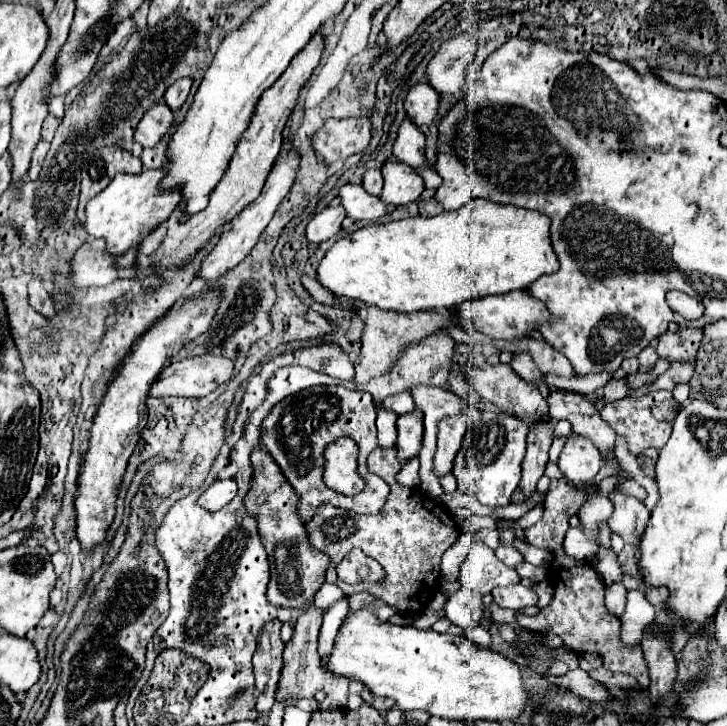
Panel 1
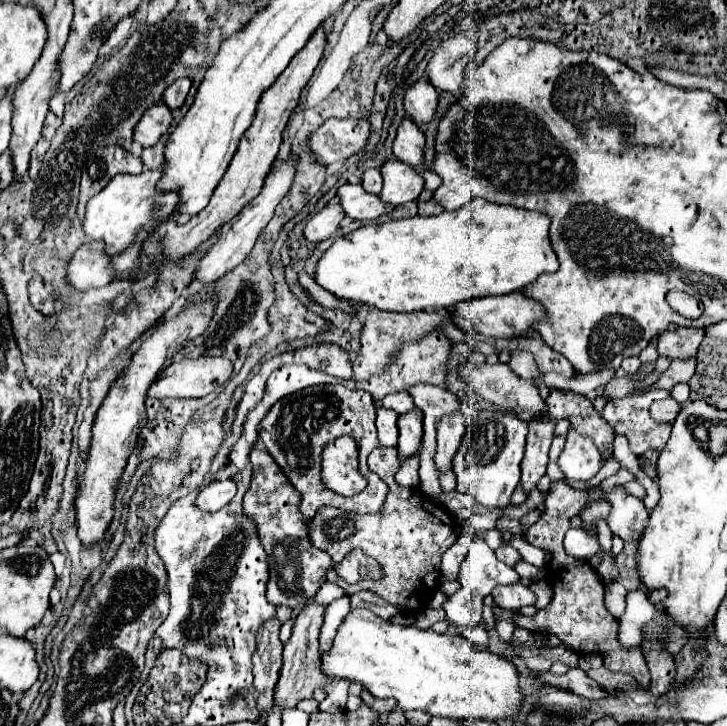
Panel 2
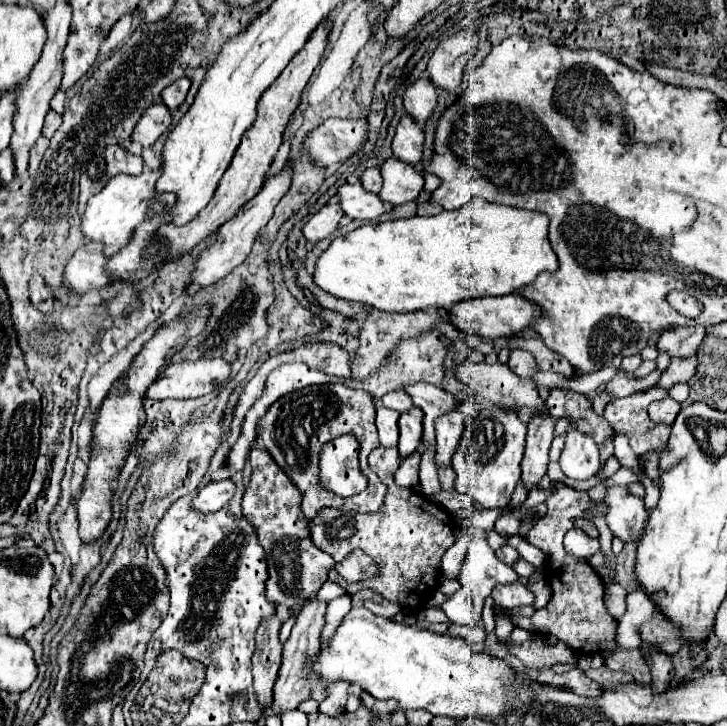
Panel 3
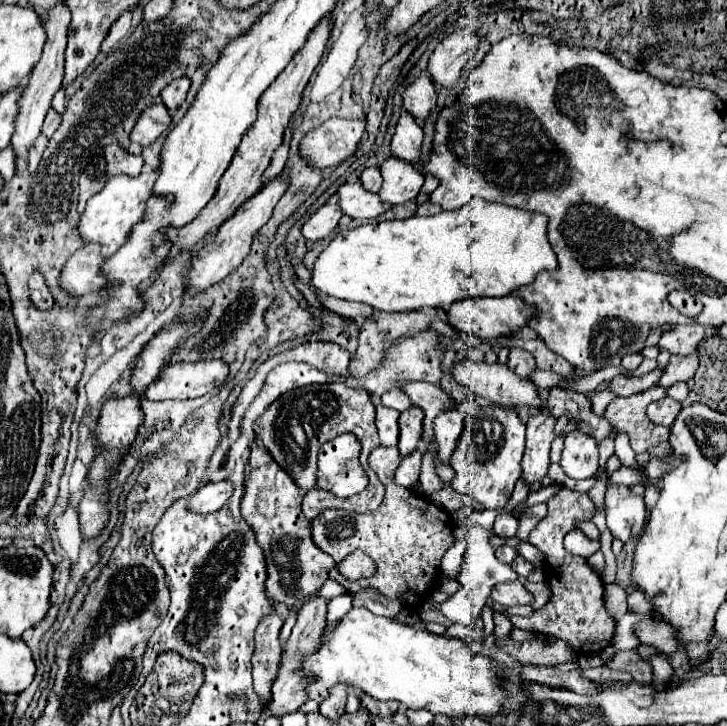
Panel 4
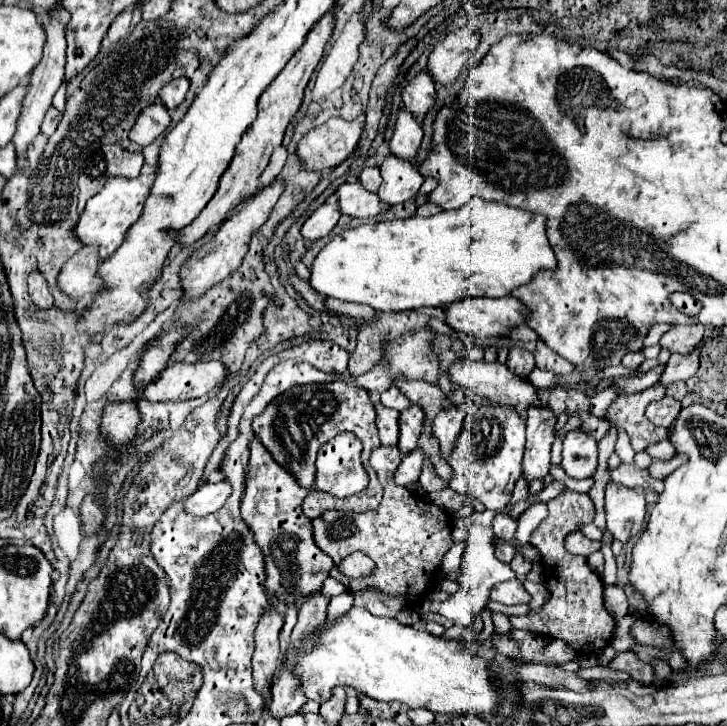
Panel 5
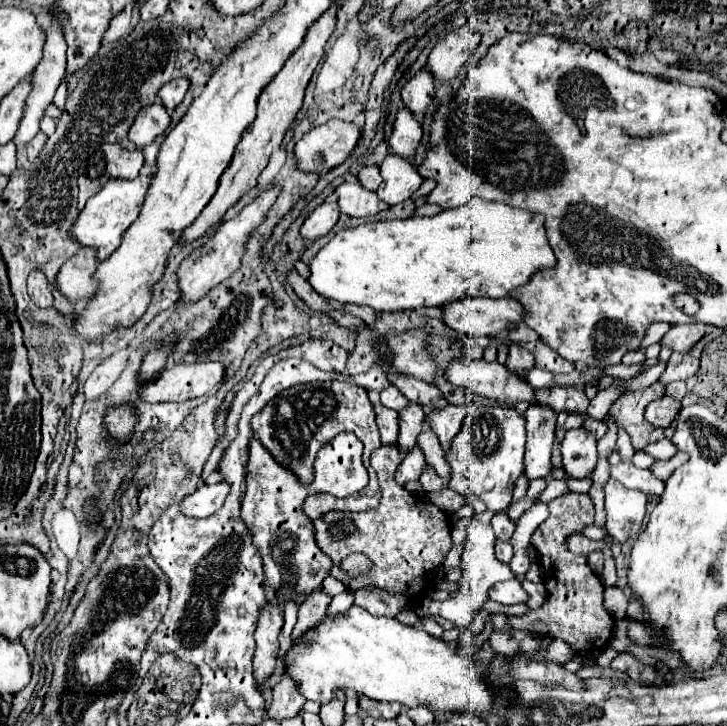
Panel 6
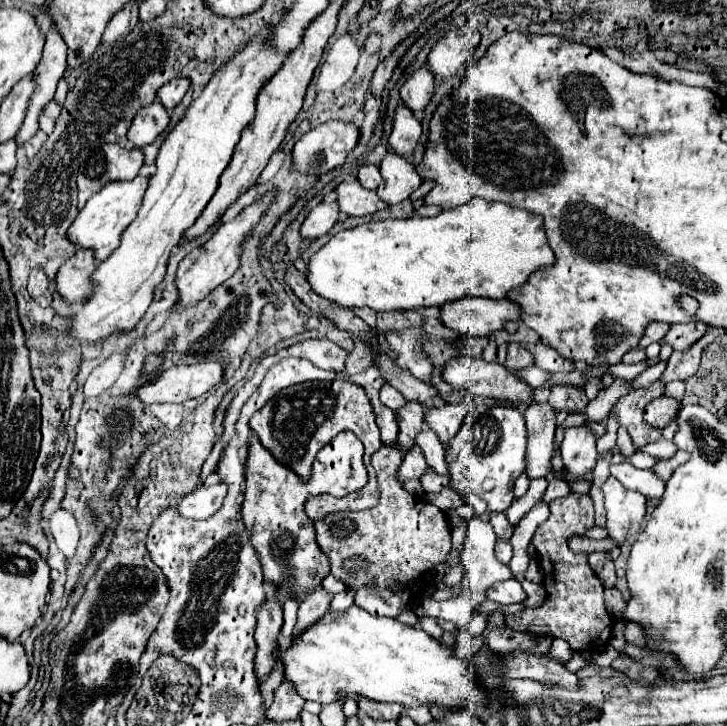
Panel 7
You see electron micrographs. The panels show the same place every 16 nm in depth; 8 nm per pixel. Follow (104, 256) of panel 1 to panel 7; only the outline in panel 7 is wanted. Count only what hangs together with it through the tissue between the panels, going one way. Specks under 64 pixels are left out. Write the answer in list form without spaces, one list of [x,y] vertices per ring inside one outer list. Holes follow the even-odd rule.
[[[78,250],[60,266],[56,274],[56,292],[64,302],[76,304],[88,296],[88,276],[92,276],[92,268],[96,268],[96,262],[88,250]]]

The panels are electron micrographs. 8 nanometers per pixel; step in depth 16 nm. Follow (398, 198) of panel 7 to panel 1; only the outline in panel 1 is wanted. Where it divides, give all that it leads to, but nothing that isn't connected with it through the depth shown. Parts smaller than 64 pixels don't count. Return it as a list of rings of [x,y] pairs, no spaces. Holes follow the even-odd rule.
[[[388,160],[382,166],[382,176],[384,176],[384,190],[382,190],[382,200],[392,206],[402,206],[408,202],[414,202],[420,198],[424,190],[424,180],[406,164],[398,160]]]

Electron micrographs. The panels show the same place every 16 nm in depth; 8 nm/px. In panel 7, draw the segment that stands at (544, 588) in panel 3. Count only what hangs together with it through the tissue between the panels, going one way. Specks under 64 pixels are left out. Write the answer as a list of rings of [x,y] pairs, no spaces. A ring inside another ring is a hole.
[[[522,582],[522,588],[526,592],[526,600],[522,602],[522,606],[526,608],[538,608],[544,598],[546,598],[546,592],[544,592],[544,586],[542,584],[532,584],[532,582]]]

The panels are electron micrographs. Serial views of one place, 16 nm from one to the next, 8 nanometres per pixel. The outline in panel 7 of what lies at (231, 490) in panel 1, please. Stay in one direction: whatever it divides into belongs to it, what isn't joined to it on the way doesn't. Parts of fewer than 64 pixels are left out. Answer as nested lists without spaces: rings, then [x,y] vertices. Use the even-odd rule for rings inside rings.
[[[214,484],[208,488],[200,486],[184,494],[176,502],[176,508],[182,518],[204,520],[204,518],[210,518],[216,510],[220,510],[224,496],[226,496],[226,484]]]

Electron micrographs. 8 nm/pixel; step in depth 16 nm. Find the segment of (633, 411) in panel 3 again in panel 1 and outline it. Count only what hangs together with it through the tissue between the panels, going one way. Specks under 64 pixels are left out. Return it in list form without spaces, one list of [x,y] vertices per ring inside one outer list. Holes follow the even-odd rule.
[[[656,390],[638,398],[622,398],[606,404],[600,416],[616,430],[618,436],[628,440],[632,454],[642,454],[652,444],[660,444],[658,438],[668,438],[672,424],[652,420],[652,404],[664,398],[672,398],[668,390]]]

